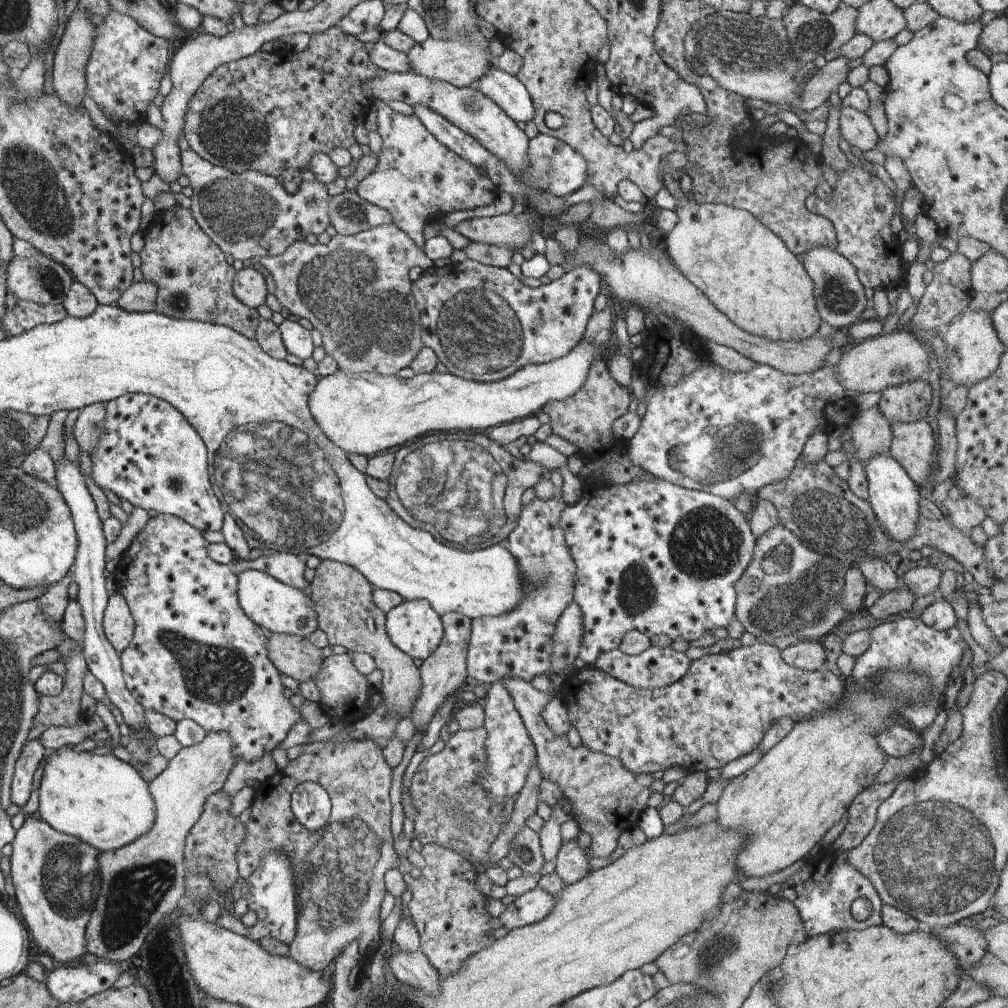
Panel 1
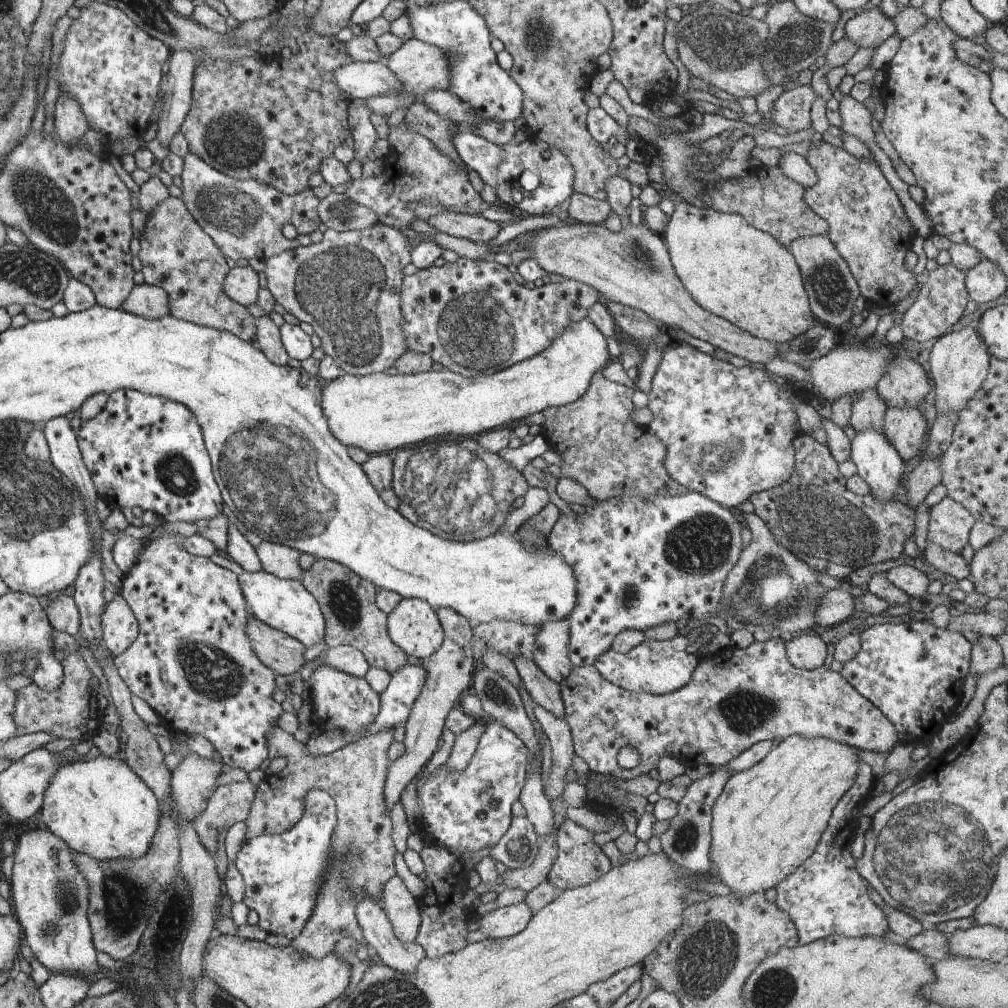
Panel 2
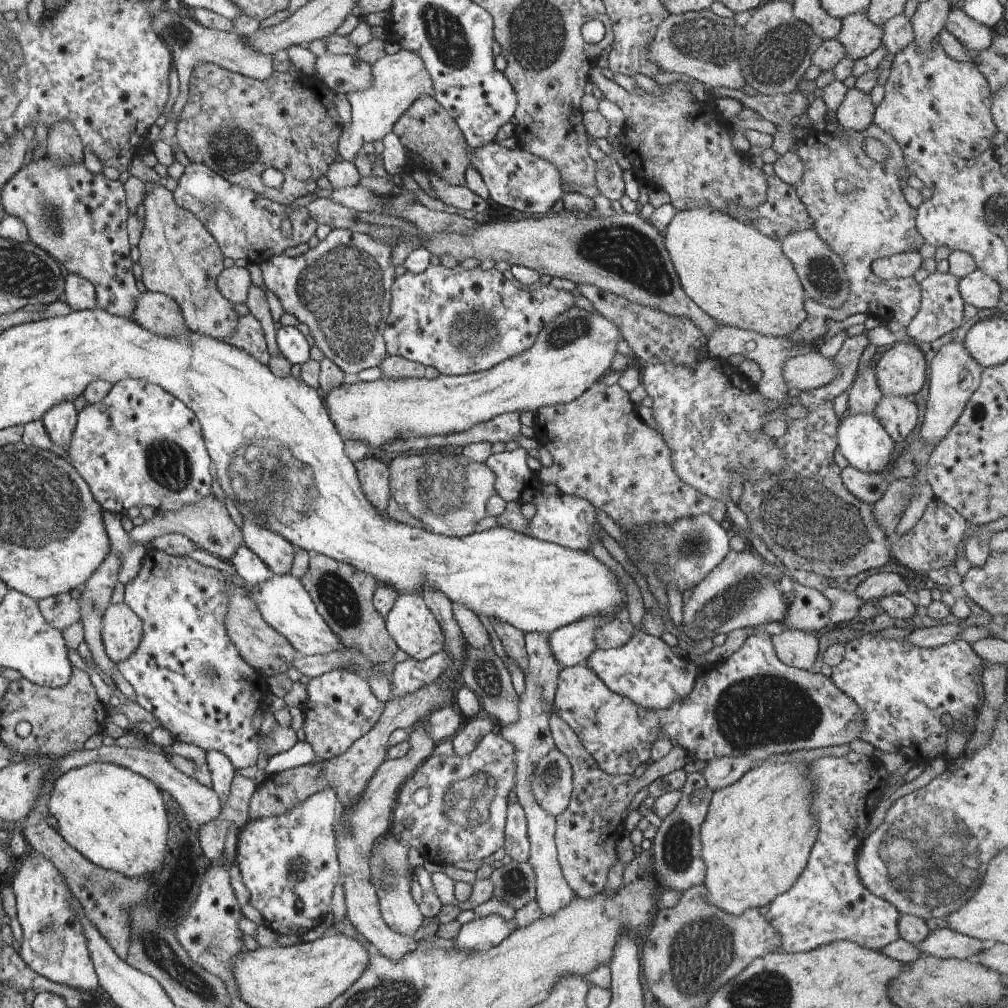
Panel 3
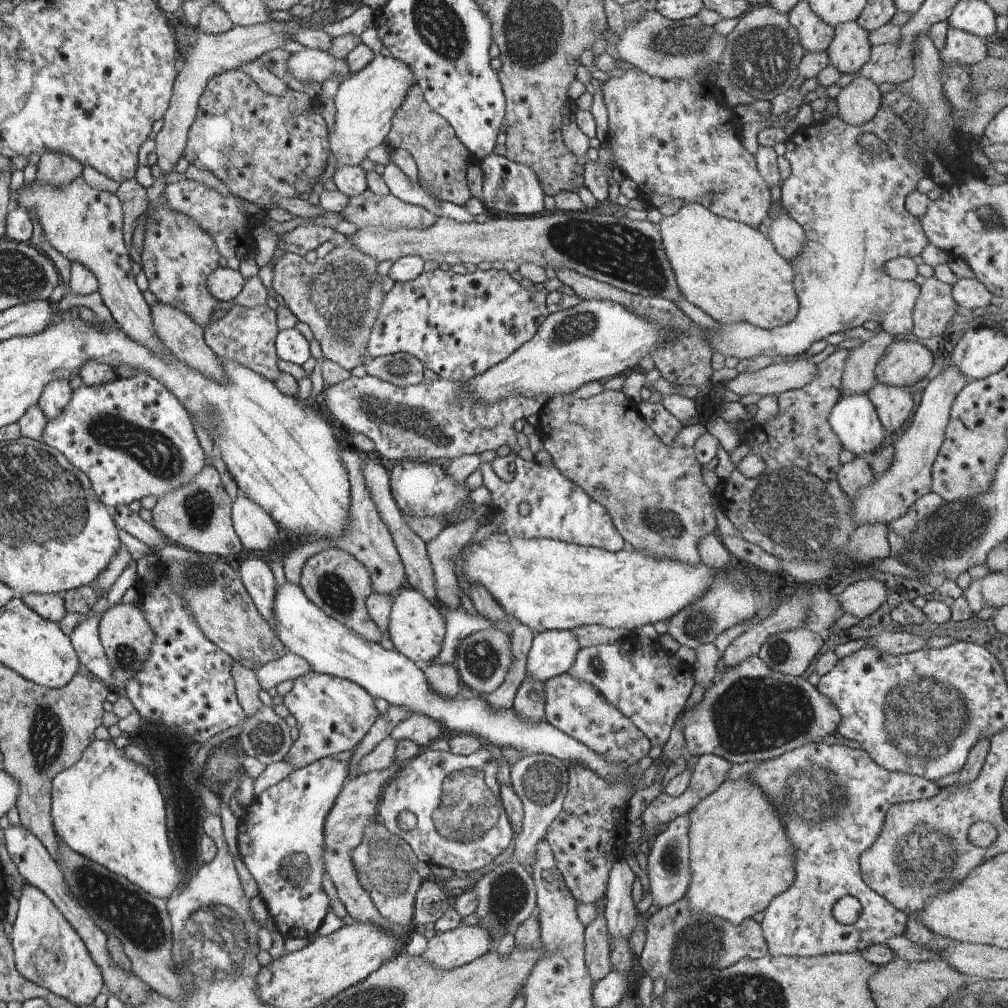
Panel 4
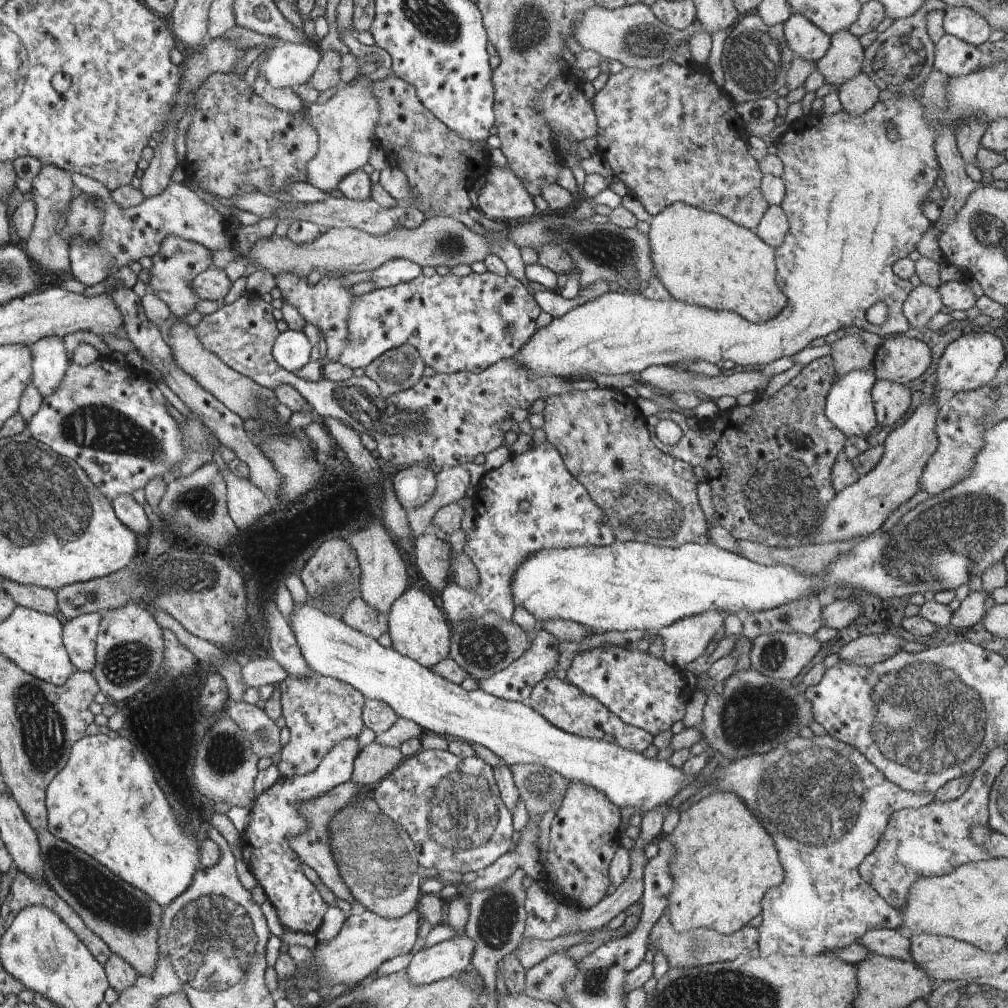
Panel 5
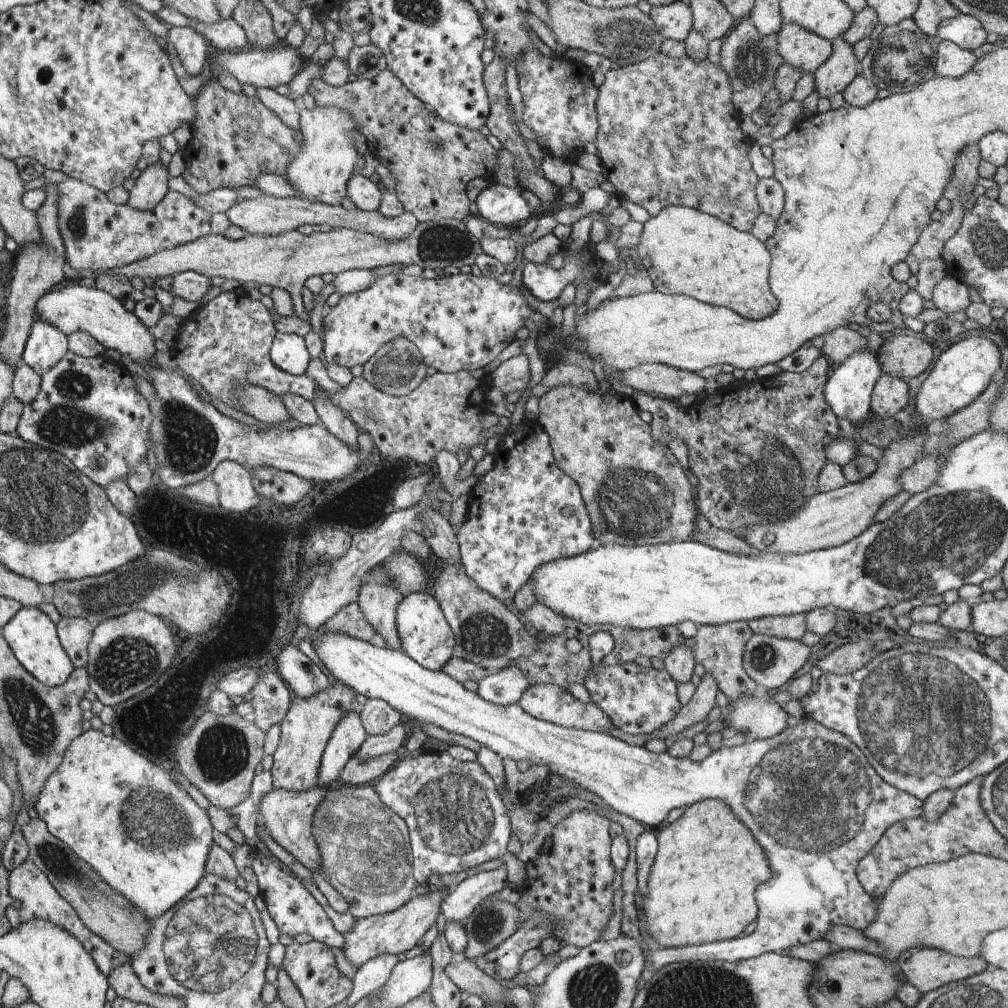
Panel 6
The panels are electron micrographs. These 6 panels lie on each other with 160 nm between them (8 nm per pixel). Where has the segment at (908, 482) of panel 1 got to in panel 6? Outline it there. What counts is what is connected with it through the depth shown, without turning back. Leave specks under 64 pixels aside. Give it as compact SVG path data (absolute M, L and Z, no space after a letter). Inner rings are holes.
M870 350L855 352L841 365L832 367L827 378L823 393L826 402L837 418L849 420L855 427L859 427L872 416L871 396L878 379L883 375L882 367L876 353Z

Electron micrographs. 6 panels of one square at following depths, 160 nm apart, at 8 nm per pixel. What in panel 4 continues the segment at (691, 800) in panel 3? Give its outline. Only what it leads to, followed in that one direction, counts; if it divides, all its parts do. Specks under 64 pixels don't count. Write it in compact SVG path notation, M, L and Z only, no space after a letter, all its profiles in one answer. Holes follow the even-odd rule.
M686 813L667 822L666 830L652 838L653 843L648 855L648 871L650 891L653 904L660 908L671 906L676 900L684 898L691 883L691 860L689 847L689 826L691 820Z

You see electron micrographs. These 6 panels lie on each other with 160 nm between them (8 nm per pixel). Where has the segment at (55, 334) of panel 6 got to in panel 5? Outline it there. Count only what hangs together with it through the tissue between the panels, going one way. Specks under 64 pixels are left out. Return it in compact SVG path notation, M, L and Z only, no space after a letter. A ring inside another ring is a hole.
M44 337L30 345L33 354L32 384L44 397L56 392L70 368L61 337Z

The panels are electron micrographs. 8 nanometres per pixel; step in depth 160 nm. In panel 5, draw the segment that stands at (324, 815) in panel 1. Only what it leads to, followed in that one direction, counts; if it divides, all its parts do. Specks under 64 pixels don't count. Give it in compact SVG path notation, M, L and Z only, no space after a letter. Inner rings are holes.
M346 739L324 756L315 771L290 778L280 776L276 784L254 800L250 822L241 838L241 847L245 850L243 861L263 888L284 930L314 935L329 907L314 883L306 878L301 867L304 862L291 847L295 836L302 835L309 825L299 806L348 782L354 774L358 754L358 741Z

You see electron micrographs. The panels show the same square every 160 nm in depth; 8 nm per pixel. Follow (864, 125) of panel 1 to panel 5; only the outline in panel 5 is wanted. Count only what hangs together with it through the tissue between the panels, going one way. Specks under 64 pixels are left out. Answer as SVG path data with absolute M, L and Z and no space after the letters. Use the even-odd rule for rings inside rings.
M863 71L840 86L838 96L843 110L858 116L870 110L879 100L881 89Z

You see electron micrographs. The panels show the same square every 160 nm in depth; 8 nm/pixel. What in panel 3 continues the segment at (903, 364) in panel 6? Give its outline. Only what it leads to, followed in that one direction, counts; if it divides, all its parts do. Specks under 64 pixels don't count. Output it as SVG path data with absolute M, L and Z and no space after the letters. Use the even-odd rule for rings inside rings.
M902 340L881 351L875 375L883 396L912 398L926 382L926 362L922 351Z

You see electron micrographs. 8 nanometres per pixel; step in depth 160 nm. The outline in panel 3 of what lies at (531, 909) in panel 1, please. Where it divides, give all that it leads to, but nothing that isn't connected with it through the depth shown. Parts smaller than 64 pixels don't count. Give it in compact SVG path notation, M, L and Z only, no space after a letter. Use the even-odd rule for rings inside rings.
M498 913L478 917L461 926L455 938L455 948L463 951L487 951L508 938L514 929L515 920L506 920Z

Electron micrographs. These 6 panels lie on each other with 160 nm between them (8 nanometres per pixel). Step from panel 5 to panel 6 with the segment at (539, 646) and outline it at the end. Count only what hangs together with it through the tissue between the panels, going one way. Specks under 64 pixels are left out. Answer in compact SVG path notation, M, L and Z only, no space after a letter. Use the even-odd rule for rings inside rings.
M513 663L500 670L488 671L477 683L477 693L500 706L518 703L530 686L529 678Z

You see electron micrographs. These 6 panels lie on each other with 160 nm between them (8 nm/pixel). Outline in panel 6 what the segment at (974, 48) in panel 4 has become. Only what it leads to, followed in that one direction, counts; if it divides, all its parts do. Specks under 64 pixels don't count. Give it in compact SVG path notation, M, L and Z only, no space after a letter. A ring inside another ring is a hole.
M951 40L936 41L936 54L932 61L935 74L957 79L965 75L978 60L971 50L954 44Z

